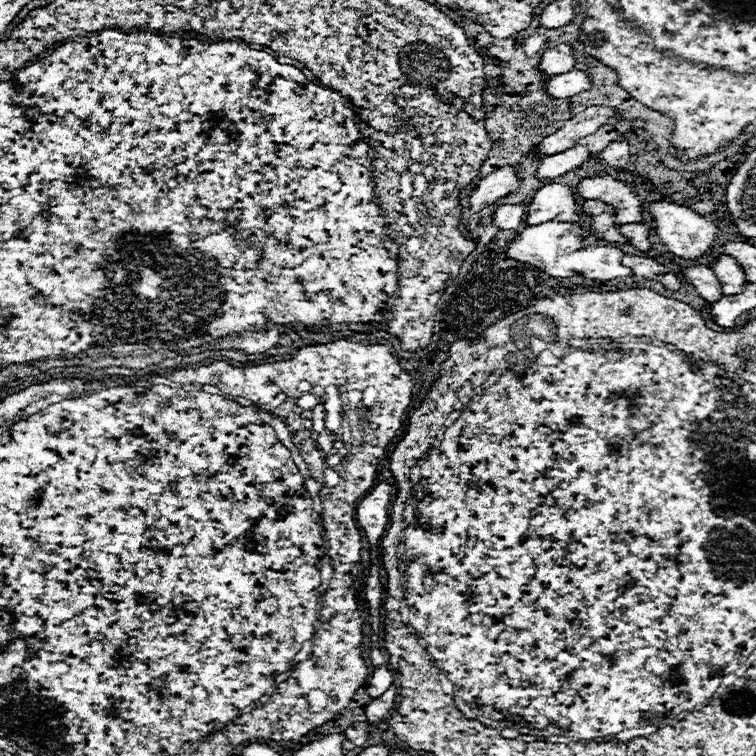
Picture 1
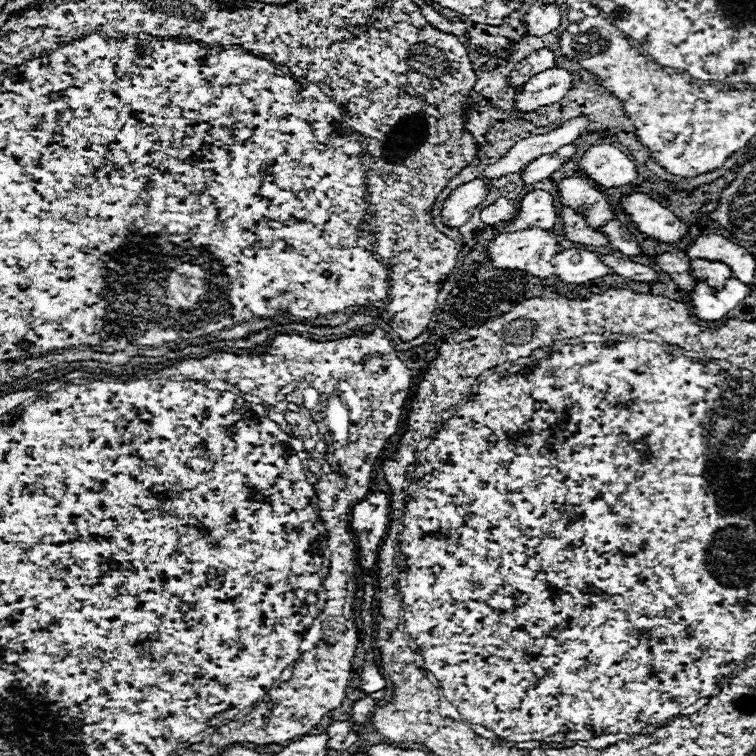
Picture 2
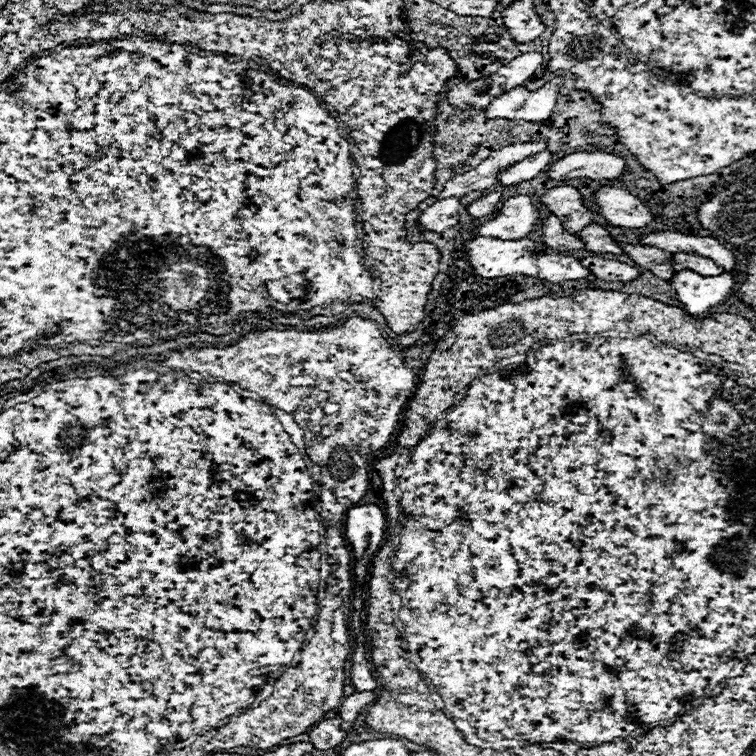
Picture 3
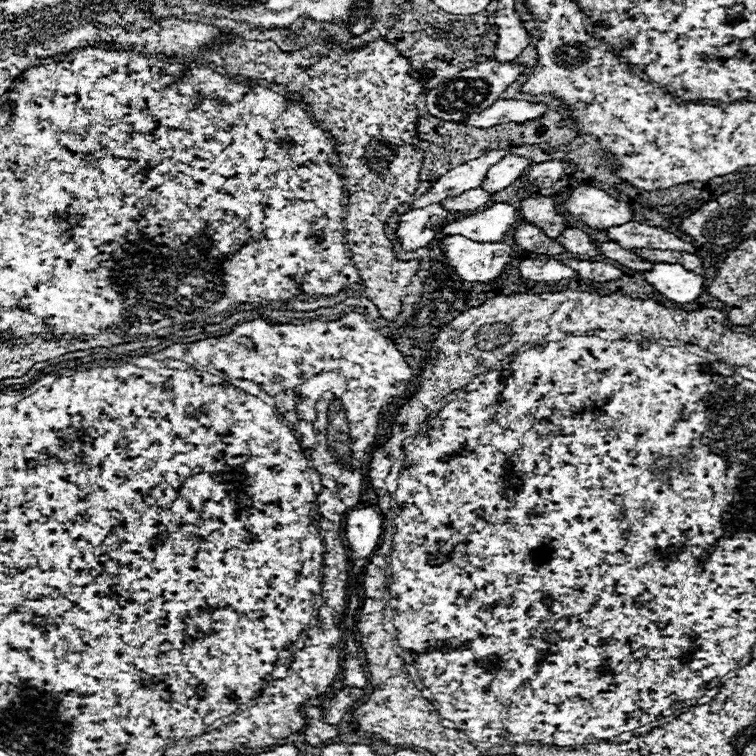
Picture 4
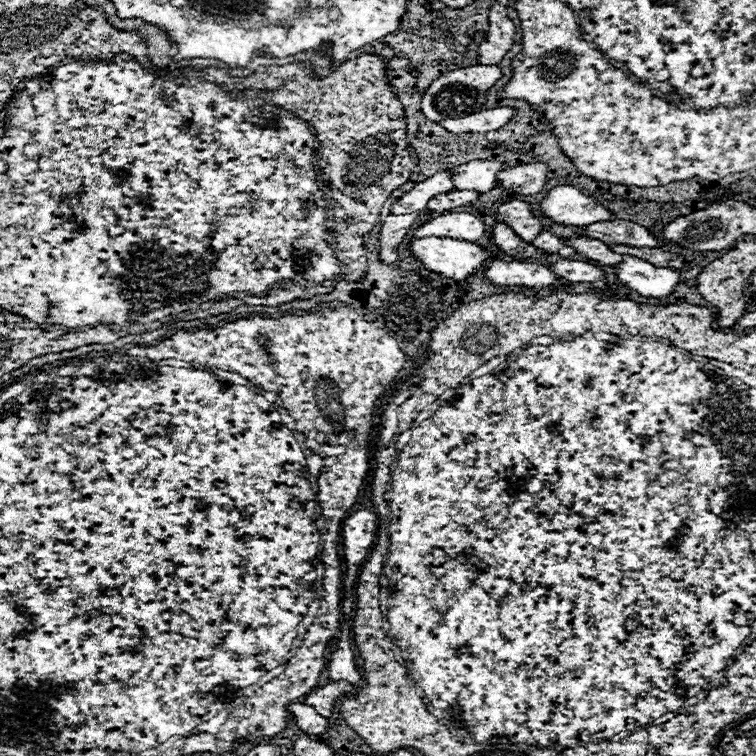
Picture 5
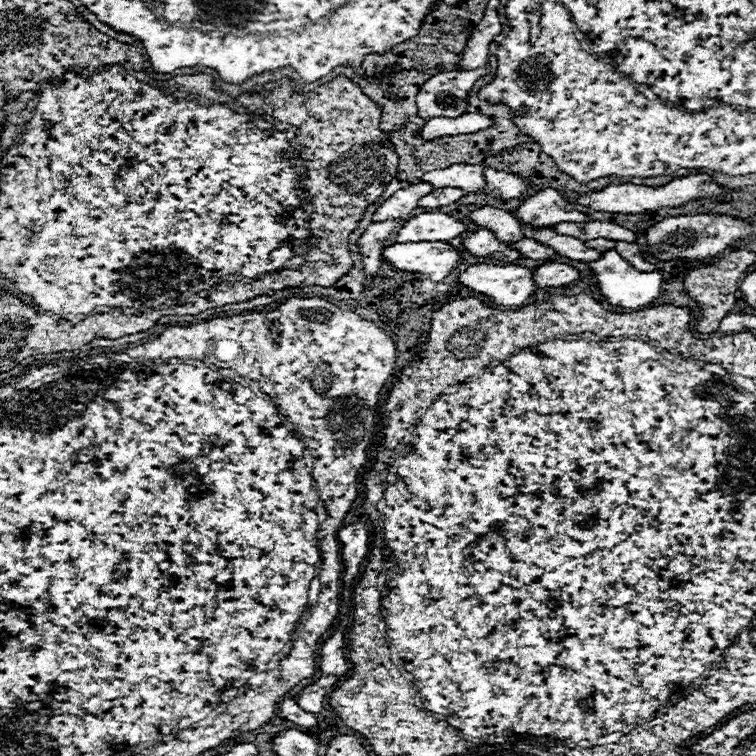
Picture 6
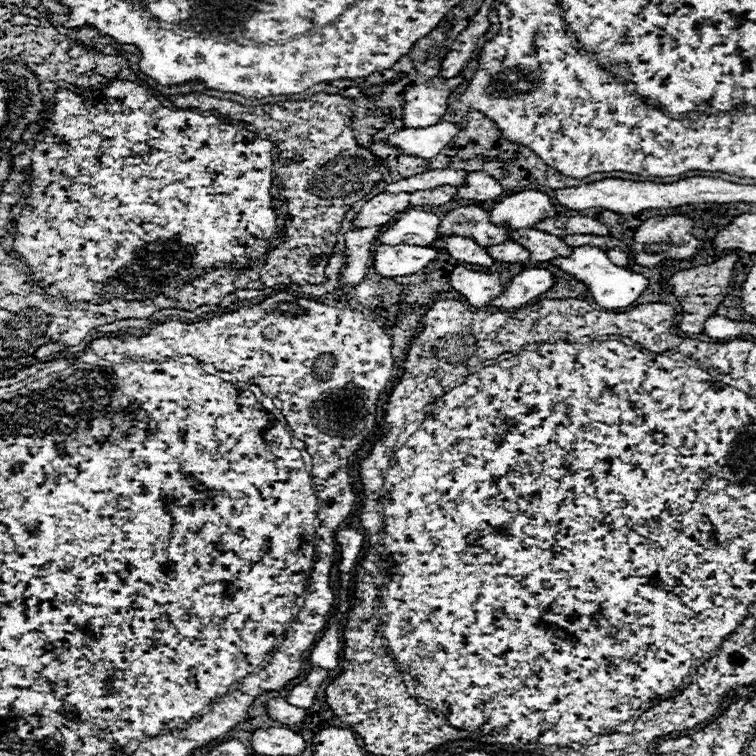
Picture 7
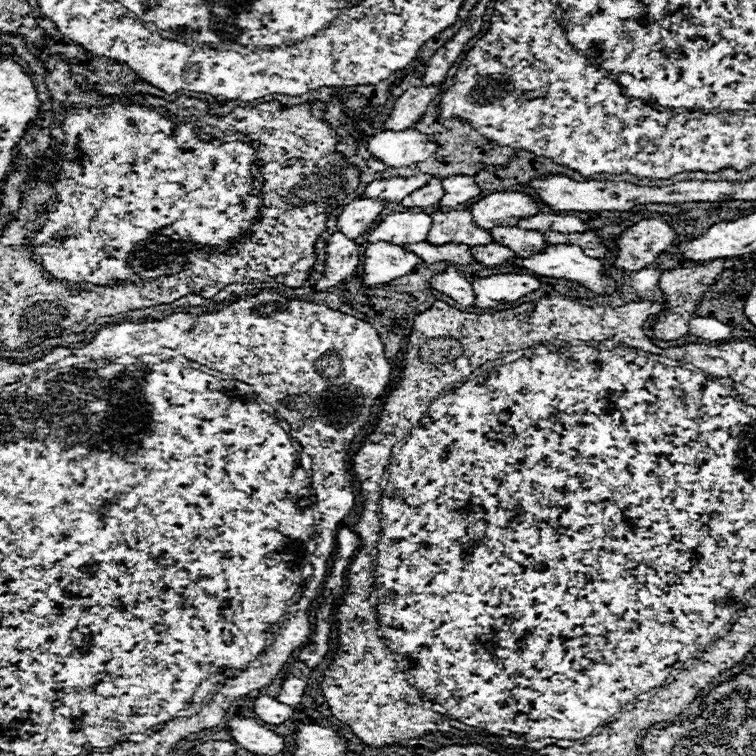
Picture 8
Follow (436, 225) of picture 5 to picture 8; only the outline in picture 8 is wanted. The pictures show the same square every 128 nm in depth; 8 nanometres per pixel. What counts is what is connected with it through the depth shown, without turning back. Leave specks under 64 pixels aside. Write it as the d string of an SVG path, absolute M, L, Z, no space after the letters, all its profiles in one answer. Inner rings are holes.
M398 212L382 218L374 230L368 232L366 240L392 242L392 244L416 244L428 238L432 228L432 216L426 212Z

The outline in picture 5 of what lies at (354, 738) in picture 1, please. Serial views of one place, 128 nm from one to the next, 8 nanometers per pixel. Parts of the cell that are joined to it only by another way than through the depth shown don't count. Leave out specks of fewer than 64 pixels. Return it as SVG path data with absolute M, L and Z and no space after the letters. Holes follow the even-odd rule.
M292 704L290 706L290 712L294 714L294 720L298 724L298 728L304 732L304 734L324 734L328 730L328 720L322 718L320 714L314 712L314 708L308 708L308 704Z

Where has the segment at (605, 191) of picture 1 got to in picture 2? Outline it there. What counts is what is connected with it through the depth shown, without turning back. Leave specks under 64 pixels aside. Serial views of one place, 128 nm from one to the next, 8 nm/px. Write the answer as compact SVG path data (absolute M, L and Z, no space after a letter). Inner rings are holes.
M566 178L558 186L560 202L564 206L584 212L592 226L604 226L614 220L614 206L610 200L596 188L596 184L588 178Z

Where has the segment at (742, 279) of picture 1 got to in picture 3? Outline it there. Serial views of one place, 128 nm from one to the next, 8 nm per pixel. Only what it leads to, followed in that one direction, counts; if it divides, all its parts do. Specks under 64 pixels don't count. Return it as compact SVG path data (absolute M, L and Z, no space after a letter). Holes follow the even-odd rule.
M676 254L674 256L674 266L678 268L676 272L692 270L692 272L698 272L700 276L720 276L720 274L724 274L724 268L716 266L714 262L710 262L706 258L694 256L694 254Z

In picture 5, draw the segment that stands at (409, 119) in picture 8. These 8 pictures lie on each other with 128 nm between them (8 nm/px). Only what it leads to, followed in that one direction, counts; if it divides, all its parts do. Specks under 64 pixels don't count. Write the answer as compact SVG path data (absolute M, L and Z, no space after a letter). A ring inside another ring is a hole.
M474 64L474 66L468 66L468 68L452 70L448 74L440 76L440 78L436 78L428 86L428 90L422 94L422 112L432 122L440 122L440 120L446 120L446 118L460 118L460 116L468 116L472 112L478 112L486 104L488 90L502 76L504 74L498 66L484 66L484 64Z

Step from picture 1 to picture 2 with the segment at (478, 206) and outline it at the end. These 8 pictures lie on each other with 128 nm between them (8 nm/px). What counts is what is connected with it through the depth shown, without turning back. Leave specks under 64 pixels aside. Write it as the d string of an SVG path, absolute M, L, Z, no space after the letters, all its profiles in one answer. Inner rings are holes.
M476 178L468 184L462 184L460 188L456 188L448 200L444 202L442 208L442 218L444 222L448 222L448 226L462 226L474 212L474 208L486 198L486 194L490 192L490 182Z

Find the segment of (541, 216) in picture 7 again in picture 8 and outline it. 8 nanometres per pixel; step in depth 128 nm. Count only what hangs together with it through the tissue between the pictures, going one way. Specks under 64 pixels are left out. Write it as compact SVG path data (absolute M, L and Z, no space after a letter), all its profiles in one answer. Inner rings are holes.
M494 192L470 206L474 222L482 228L516 226L520 218L540 212L536 200L524 192Z

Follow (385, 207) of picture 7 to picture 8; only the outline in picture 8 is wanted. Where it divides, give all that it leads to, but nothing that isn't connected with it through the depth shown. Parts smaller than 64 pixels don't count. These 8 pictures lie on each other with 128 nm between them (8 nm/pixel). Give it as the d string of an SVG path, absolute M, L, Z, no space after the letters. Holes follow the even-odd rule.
M362 198L354 200L352 204L344 206L344 212L338 218L338 232L358 238L374 228L378 222L386 202L384 200L372 200L372 198Z

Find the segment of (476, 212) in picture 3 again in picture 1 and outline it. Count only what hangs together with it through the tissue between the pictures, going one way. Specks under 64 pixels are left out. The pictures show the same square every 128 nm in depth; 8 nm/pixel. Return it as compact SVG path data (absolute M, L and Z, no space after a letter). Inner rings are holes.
M502 204L494 212L494 222L500 230L518 230L524 224L526 208L518 204Z

